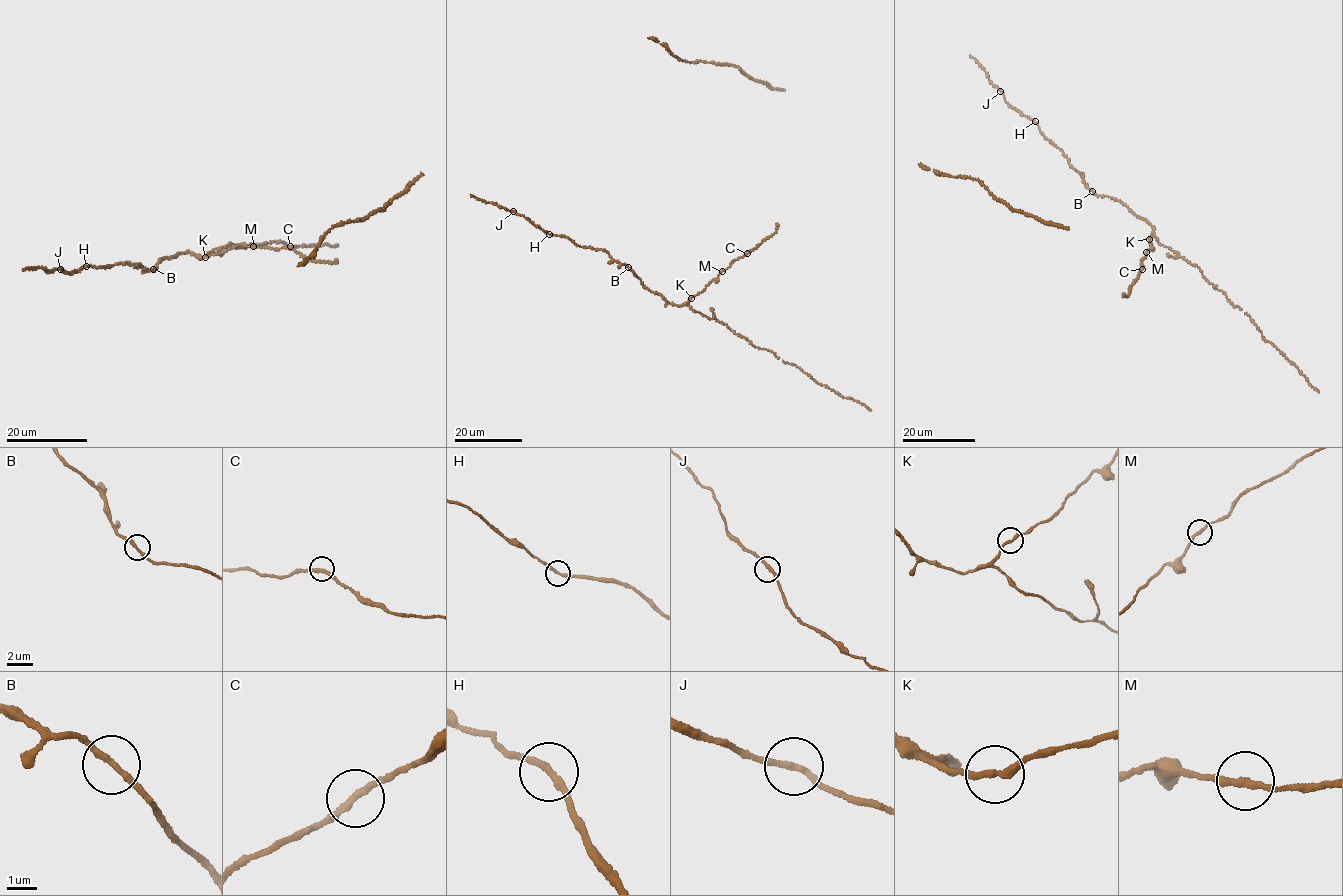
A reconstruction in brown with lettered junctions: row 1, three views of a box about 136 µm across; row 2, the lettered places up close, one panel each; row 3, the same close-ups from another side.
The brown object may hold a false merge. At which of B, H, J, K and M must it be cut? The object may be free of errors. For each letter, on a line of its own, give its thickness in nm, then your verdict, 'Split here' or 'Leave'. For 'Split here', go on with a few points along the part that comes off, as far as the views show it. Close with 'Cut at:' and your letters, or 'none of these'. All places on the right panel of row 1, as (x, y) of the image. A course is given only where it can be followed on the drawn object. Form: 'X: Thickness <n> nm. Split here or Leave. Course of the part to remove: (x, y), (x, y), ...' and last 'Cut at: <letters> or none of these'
B: Thickness 220 nm. Leave
H: Thickness 220 nm. Leave
J: Thickness 220 nm. Leave
K: Thickness 240 nm. Leave
M: Thickness 240 nm. Leave
Cut at: none of these

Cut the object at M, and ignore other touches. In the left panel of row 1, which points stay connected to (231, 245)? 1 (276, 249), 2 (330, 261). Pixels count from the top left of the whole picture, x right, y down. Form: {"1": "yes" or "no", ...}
{"1": "no", "2": "no"}

